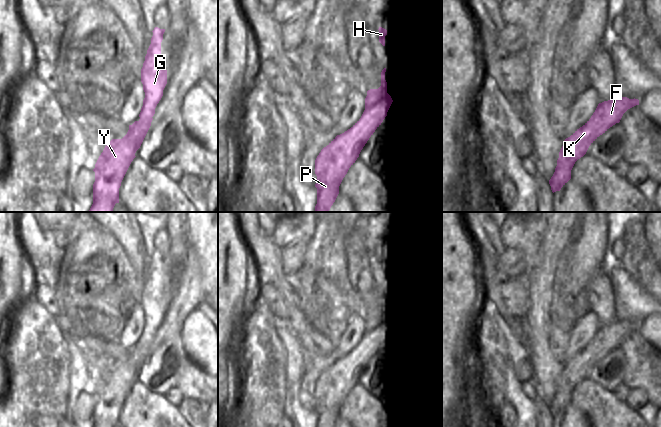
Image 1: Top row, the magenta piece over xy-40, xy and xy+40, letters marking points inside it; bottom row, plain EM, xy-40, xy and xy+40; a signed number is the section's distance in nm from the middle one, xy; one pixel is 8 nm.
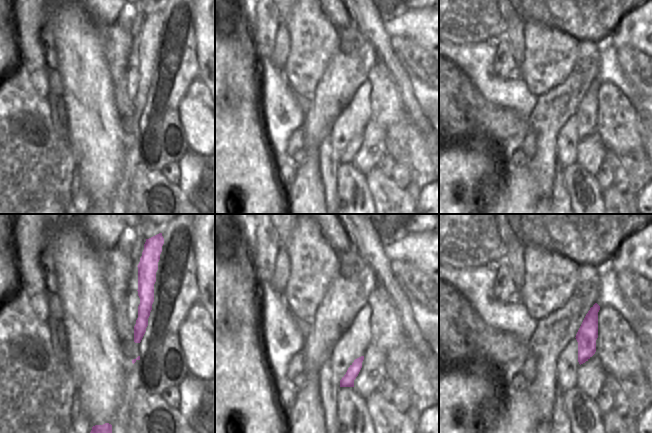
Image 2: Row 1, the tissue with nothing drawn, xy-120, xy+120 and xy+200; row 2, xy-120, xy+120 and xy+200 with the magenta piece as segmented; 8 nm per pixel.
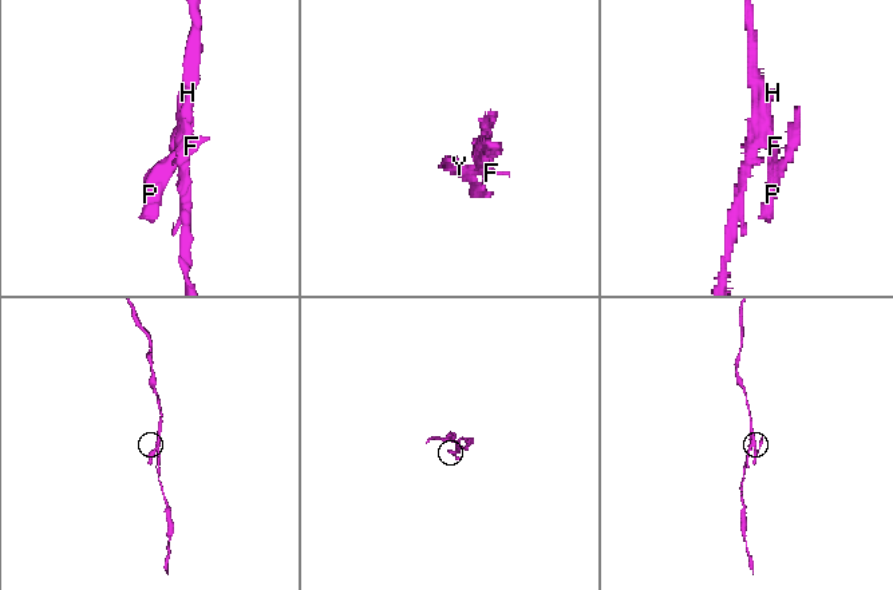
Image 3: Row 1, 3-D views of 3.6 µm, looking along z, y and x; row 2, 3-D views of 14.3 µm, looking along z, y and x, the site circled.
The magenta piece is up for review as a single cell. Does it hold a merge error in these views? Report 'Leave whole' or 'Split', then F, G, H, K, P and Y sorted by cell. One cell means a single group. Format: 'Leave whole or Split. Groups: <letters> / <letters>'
Split. Groups: F K P Y / G H.

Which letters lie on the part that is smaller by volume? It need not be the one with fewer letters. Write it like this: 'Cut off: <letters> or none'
Cut off: F, K, P, Y

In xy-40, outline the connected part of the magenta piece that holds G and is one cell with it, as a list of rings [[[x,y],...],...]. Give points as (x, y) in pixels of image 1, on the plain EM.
[[[155,251],[151,268],[147,274],[141,293],[141,306],[145,316],[143,330],[139,338],[140,347],[148,347],[155,338],[155,332],[163,320],[167,308],[167,294],[163,290],[161,266],[165,253]]]

